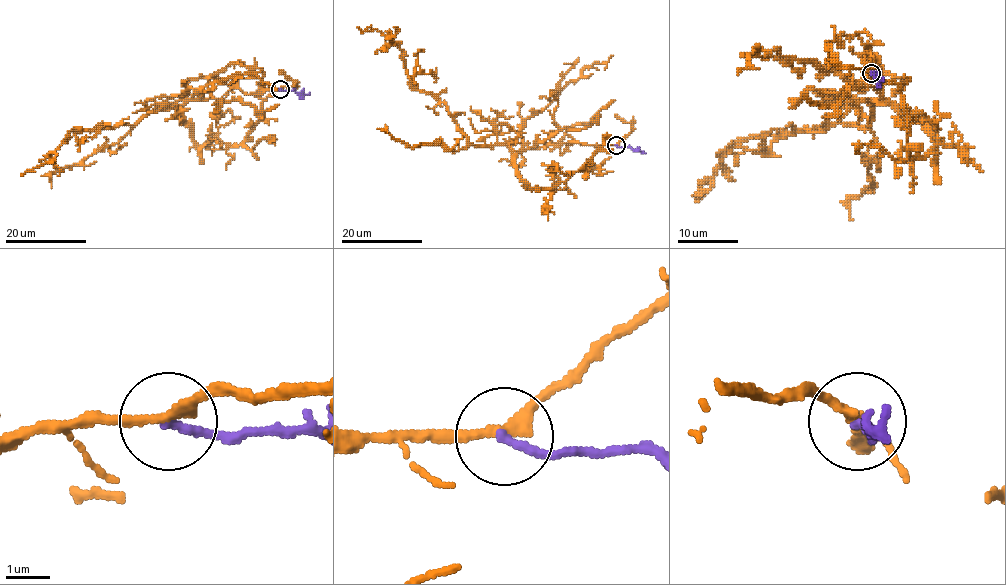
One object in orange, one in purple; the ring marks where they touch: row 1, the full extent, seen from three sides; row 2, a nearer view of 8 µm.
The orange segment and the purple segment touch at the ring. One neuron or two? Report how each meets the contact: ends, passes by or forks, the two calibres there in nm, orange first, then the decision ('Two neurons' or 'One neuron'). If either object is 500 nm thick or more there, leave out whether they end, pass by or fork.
At the ring orange passes by. At the ring purple ends. Thickness 240 nm (orange) against 220 nm. Two neurons

